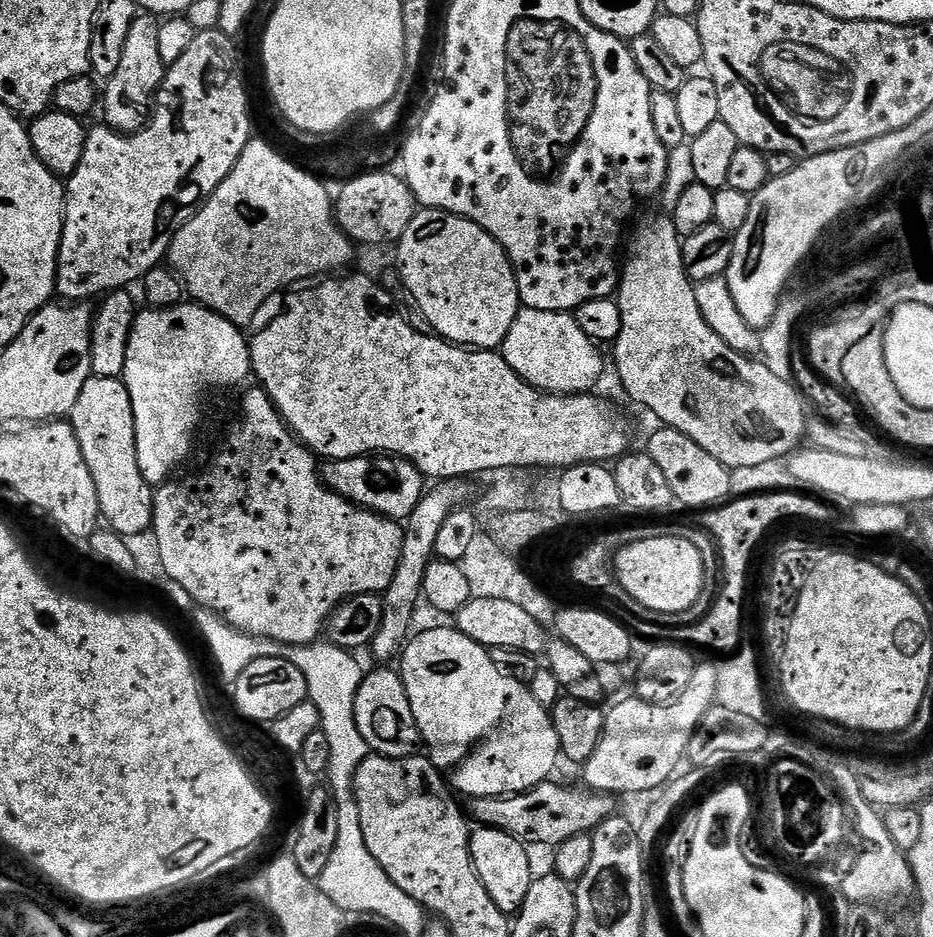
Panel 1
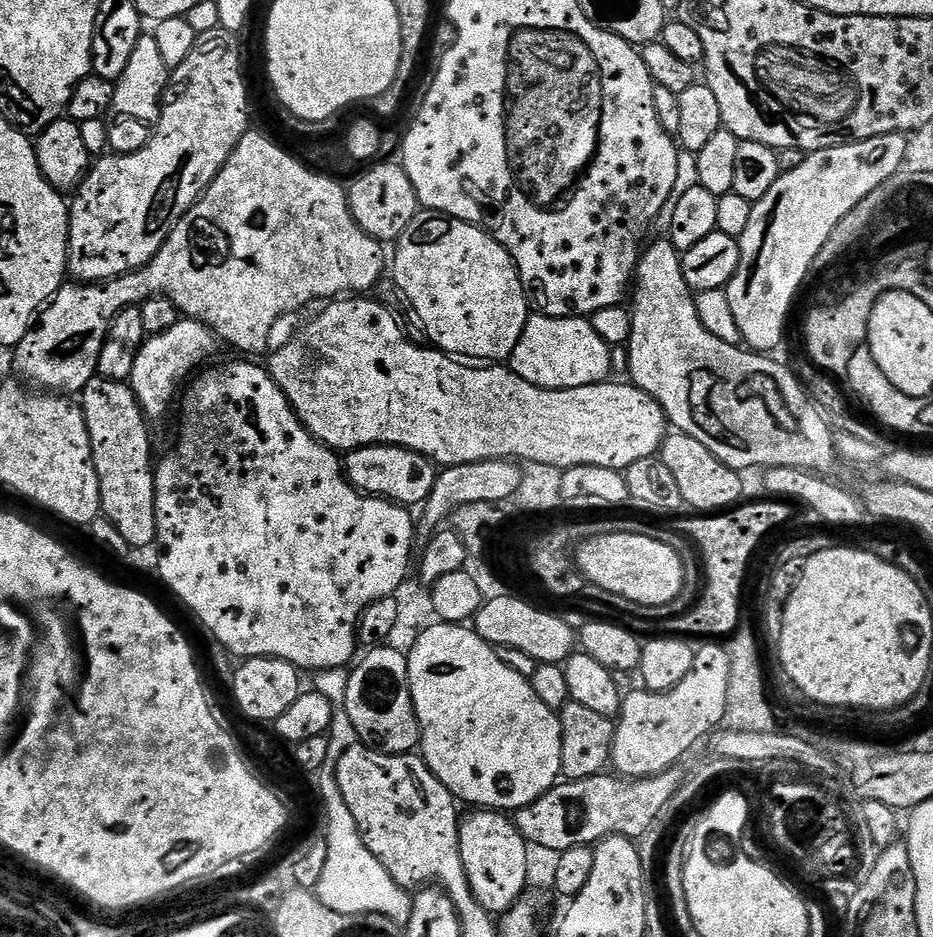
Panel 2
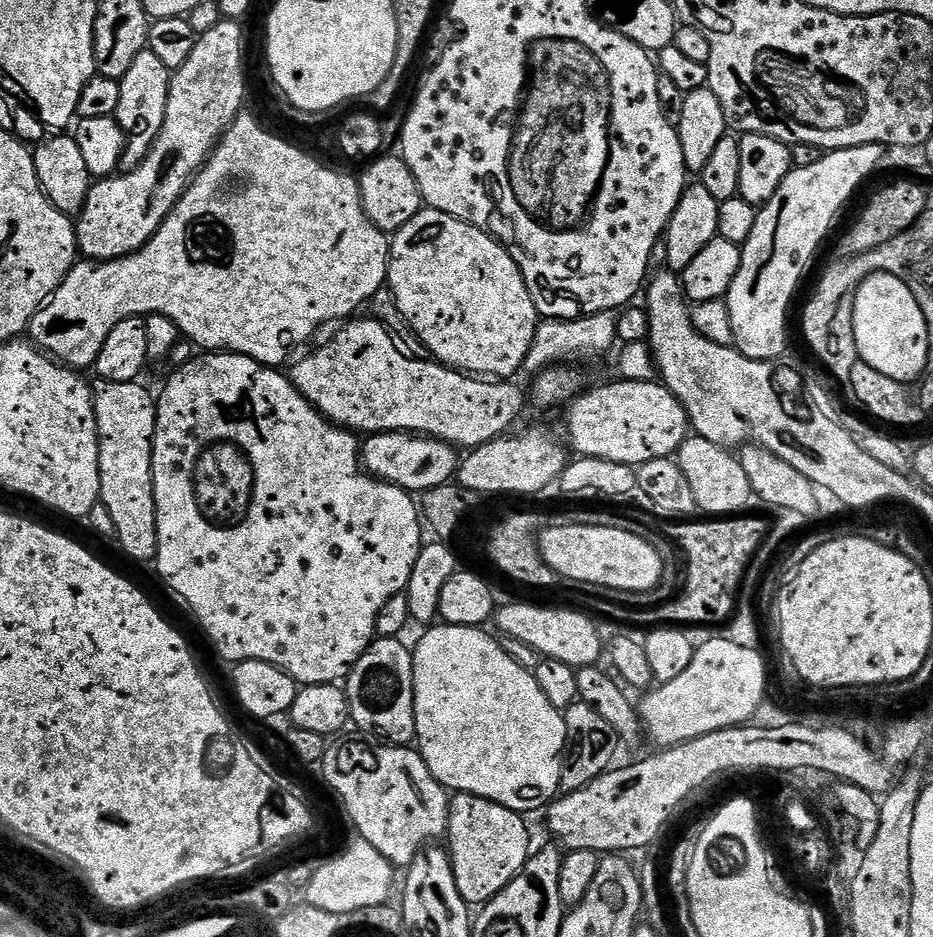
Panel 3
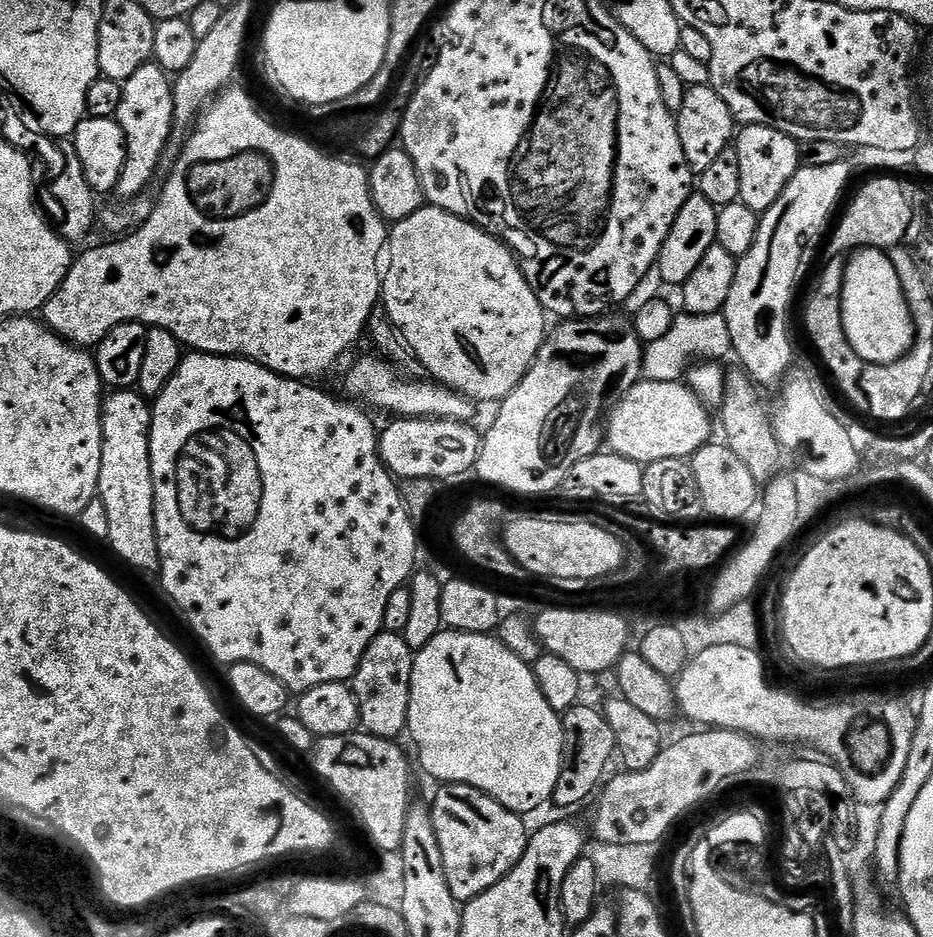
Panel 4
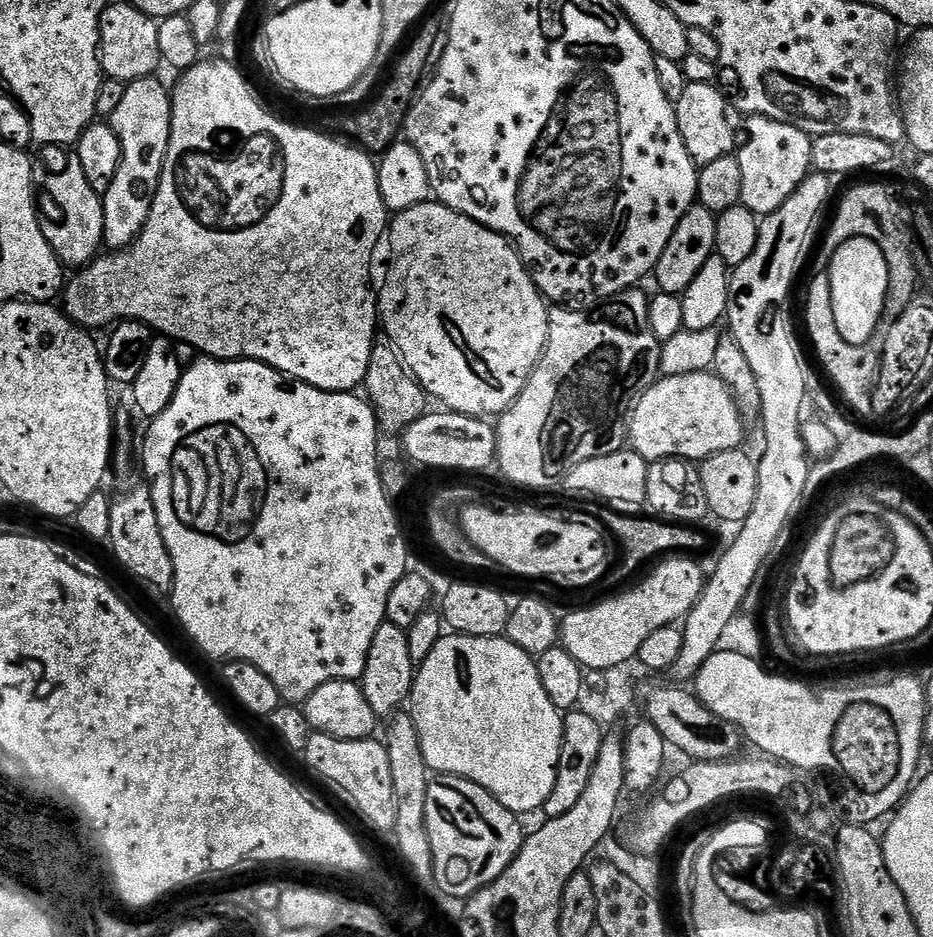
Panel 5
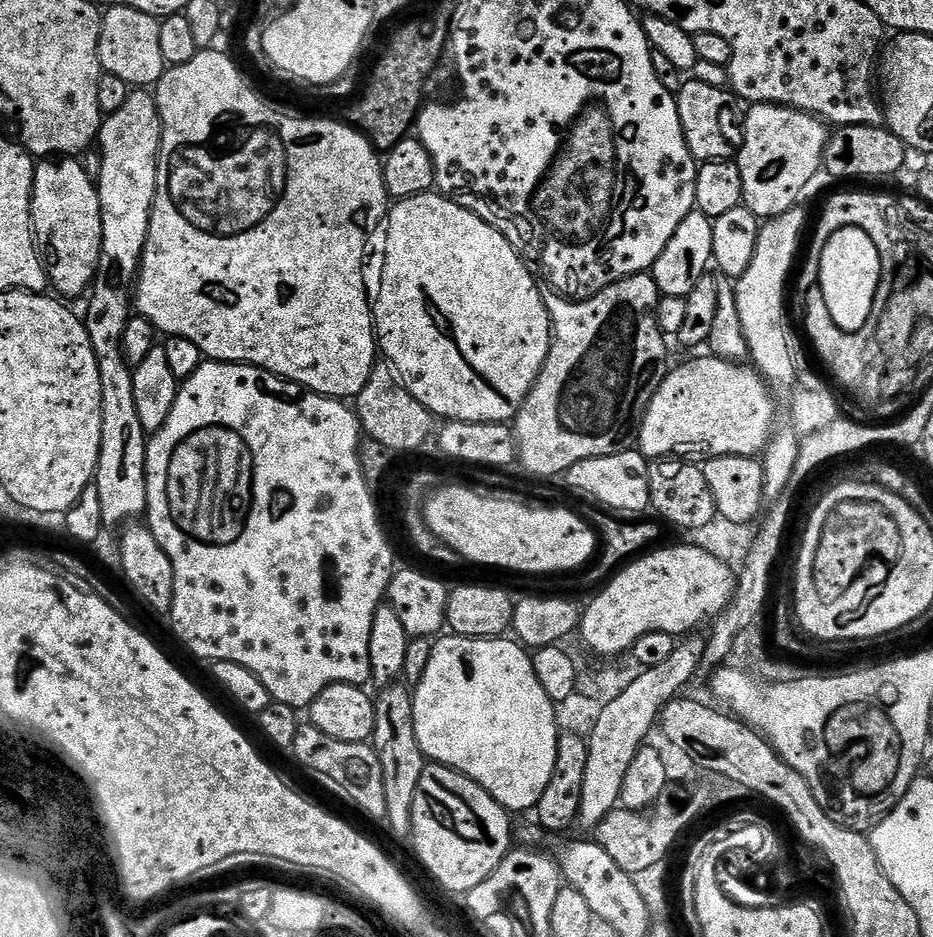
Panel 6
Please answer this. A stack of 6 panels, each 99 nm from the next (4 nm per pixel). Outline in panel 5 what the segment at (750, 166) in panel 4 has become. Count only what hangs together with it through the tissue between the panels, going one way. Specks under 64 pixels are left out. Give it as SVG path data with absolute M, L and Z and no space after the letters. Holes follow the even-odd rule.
M765 116L747 117L746 139L738 152L742 166L740 203L760 218L778 210L782 202L786 202L786 198L790 198L796 187L810 175L812 142L813 137L792 124L771 120Z

